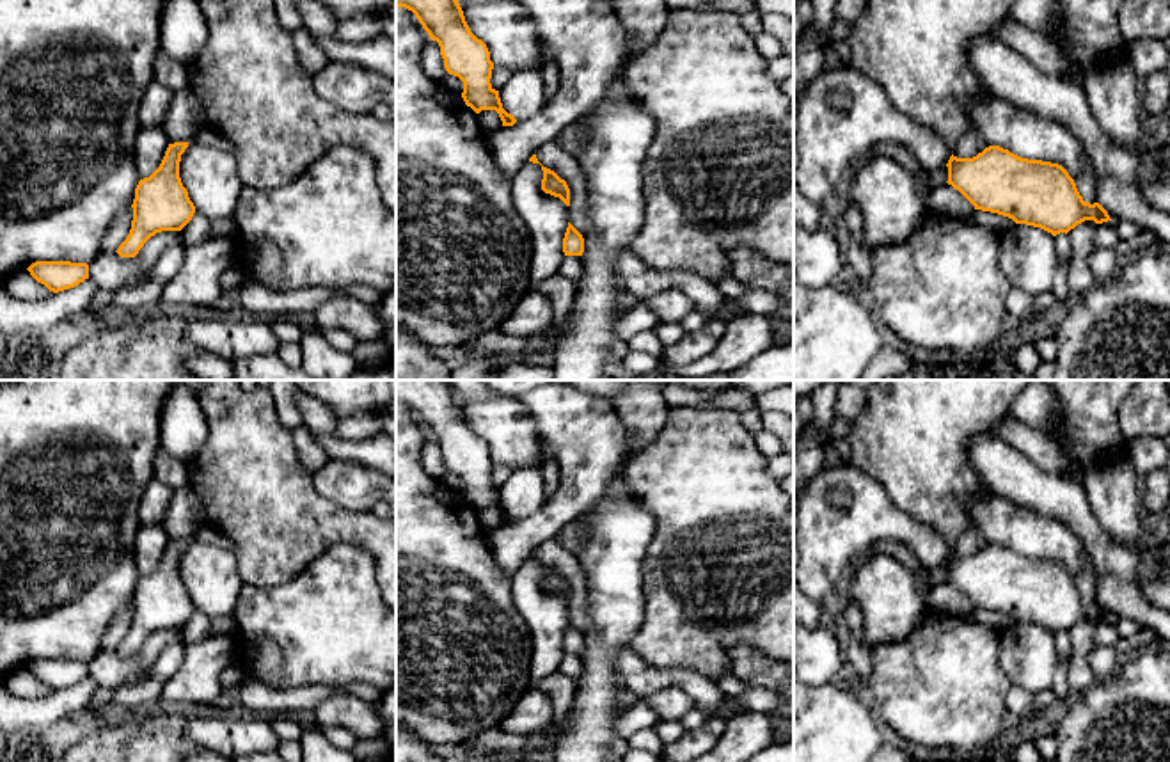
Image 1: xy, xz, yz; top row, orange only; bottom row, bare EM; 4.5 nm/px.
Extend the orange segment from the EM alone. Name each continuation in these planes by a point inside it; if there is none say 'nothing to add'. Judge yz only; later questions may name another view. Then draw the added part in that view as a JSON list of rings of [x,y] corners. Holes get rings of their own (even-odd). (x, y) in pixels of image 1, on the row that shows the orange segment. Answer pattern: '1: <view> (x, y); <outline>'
nothing to add

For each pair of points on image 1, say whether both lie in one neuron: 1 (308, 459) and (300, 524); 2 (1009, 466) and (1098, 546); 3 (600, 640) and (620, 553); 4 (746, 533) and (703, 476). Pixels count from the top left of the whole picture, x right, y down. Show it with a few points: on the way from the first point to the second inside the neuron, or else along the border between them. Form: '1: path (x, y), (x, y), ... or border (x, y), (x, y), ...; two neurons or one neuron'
1: border (292, 432), (295, 455), (311, 473); two neurons
2: path (1032, 487), (1055, 498), (1080, 523); one neuron
3: path (615, 619), (615, 574); one neuron
4: path (732, 519), (712, 500), (709, 491); one neuron

